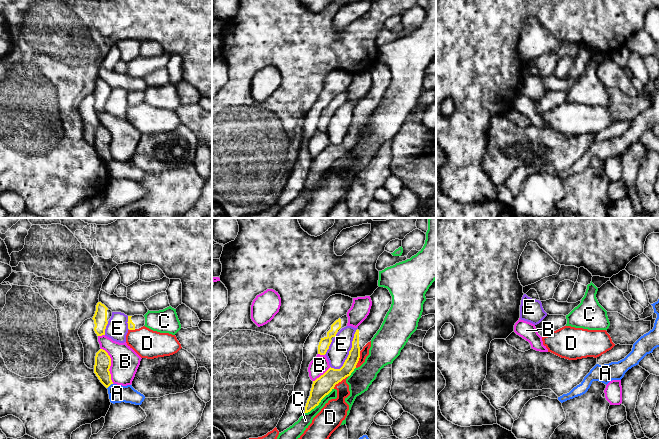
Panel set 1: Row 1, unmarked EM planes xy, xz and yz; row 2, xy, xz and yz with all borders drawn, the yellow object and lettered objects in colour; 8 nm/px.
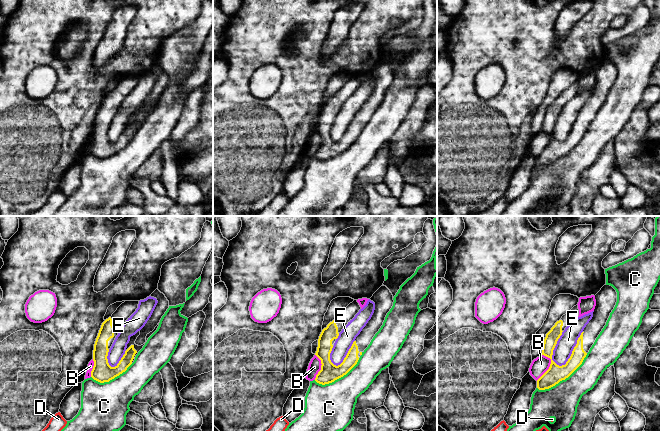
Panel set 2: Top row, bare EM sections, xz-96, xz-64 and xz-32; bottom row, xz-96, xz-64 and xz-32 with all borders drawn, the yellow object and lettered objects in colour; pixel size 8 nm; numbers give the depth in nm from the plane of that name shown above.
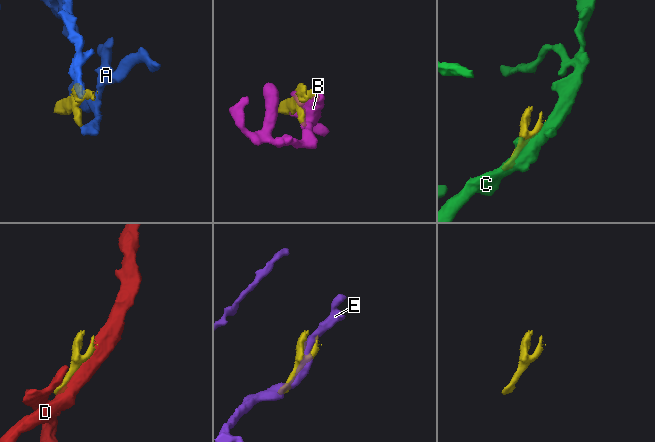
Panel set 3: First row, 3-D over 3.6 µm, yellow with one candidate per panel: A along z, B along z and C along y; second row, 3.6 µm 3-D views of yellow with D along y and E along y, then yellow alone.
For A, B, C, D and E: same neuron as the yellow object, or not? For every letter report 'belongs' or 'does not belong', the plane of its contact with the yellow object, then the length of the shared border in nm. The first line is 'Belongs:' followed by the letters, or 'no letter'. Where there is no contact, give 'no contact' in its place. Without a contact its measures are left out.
Belongs: no letter
A: does not belong | xy | 60 nm
B: does not belong | xy | 300 nm
C: does not belong | xz | 320 nm
D: does not belong | xz | 170 nm
E: does not belong | xz | 380 nm

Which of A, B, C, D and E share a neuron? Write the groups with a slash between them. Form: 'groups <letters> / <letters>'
groups A / B / C / D / E

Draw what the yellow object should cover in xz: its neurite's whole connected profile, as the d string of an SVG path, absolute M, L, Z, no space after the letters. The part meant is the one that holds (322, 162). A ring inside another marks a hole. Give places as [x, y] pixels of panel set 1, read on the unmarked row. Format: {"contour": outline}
{"contour": "M378 63L370 74L372 77L370 89L358 102L352 117L352 124L343 142L340 145L330 143L323 151L313 157L304 189L308 189L318 182L321 176L334 165L336 160L351 151L359 137L360 127L380 105L391 83L392 72L387 64Z"}

